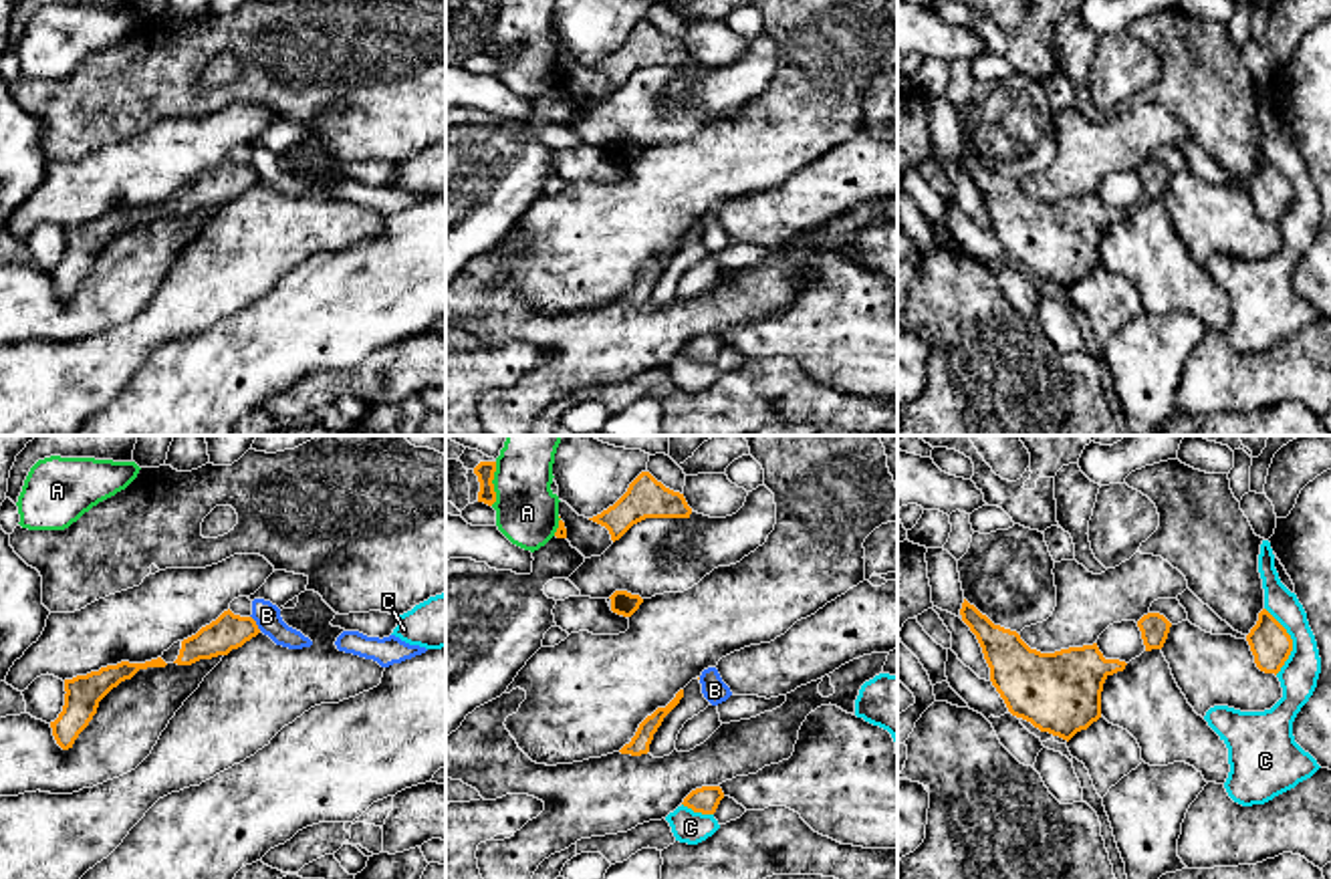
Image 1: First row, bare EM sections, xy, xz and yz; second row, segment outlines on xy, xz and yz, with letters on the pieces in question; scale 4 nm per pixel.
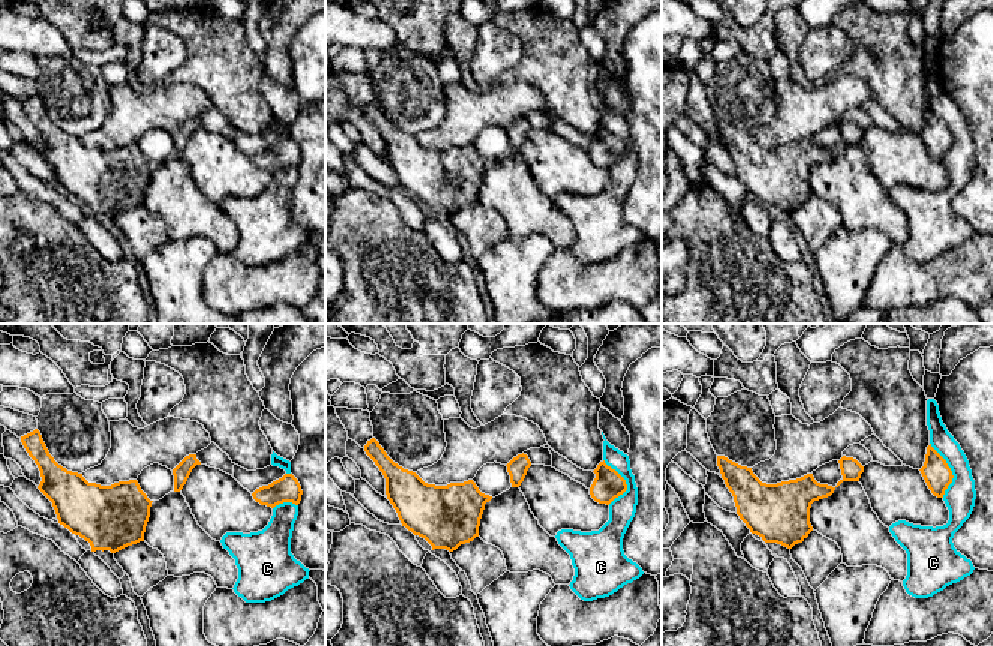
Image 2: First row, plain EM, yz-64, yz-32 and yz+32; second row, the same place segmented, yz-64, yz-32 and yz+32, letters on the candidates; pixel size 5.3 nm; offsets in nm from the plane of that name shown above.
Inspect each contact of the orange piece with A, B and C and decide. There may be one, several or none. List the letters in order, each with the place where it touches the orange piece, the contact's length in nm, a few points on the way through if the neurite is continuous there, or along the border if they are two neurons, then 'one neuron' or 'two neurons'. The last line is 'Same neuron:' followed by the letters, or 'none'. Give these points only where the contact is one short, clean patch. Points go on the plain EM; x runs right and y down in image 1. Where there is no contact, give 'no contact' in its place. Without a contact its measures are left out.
A: contact xz (493, 33); length 180 nm; two neurons
B: contact xy (255, 172); length 80 nm; two neurons
C: contact yz (1291, 190); length 280 nm; two neurons
Same neuron: none

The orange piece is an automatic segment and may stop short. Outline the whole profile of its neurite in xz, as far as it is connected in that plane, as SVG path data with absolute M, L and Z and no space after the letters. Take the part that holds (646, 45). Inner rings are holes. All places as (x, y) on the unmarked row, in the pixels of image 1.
M641 20L613 54L589 69L605 75L615 91L645 67L690 67L690 62L684 42L666 36L649 20Z

